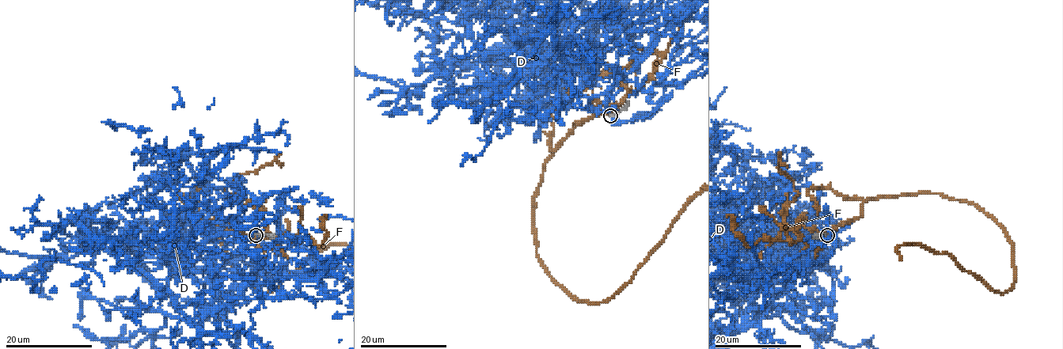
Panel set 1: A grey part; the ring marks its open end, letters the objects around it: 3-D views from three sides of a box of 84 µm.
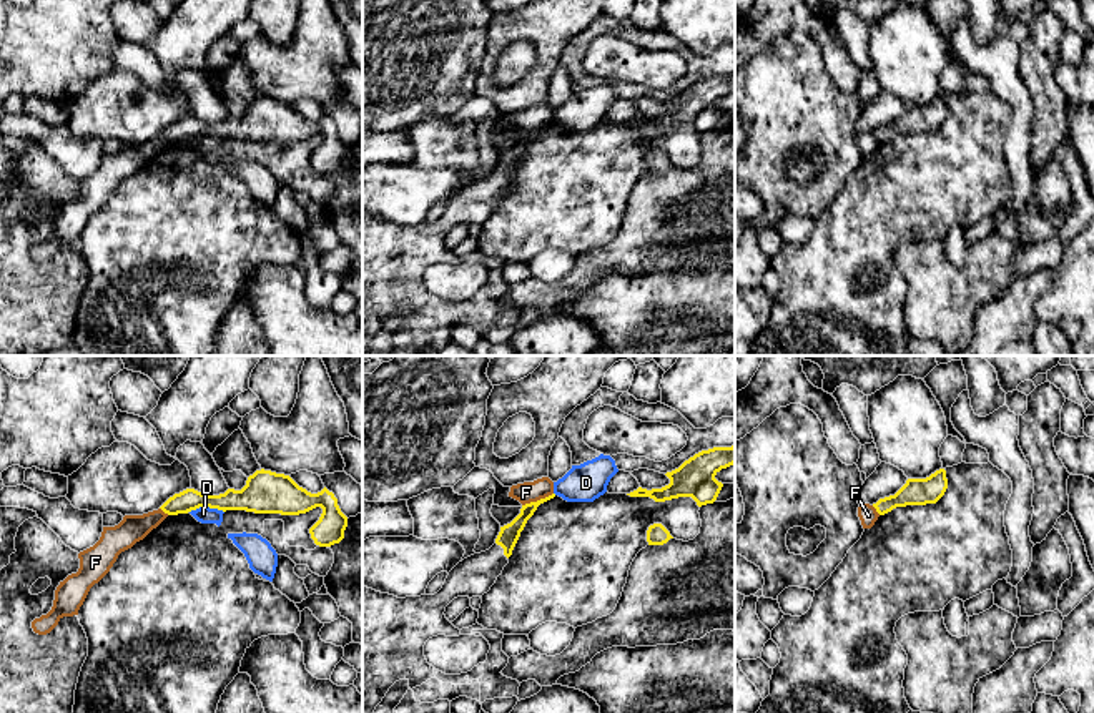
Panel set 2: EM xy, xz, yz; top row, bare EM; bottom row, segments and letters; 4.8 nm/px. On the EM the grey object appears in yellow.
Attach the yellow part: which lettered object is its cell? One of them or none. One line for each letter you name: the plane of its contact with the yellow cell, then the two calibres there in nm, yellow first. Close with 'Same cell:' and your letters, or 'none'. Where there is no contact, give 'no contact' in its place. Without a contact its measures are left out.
Same cell: none

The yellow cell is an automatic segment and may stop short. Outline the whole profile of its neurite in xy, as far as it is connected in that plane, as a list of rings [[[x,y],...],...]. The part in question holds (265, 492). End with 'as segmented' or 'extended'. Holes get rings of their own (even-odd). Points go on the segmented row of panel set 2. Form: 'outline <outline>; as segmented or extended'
outline [[[264,469],[249,475],[241,490],[228,489],[219,495],[205,495],[195,489],[186,489],[170,497],[160,509],[168,515],[178,515],[200,507],[281,515],[299,515],[321,507],[319,520],[309,529],[311,538],[319,547],[339,543],[347,527],[347,517],[341,512],[334,494],[326,487],[311,494],[289,475]]]; as segmented

